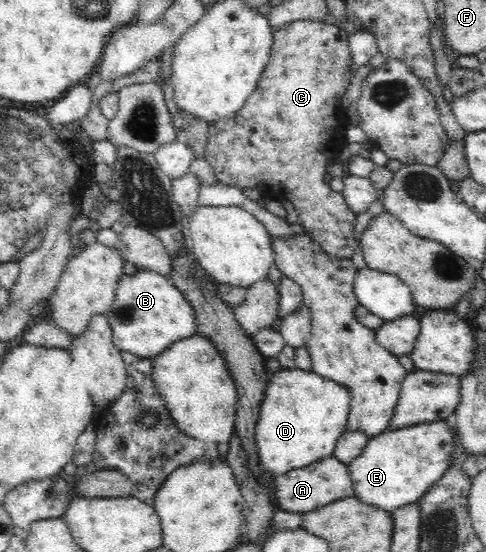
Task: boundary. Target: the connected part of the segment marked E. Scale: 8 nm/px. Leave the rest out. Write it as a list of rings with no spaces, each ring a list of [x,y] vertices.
[[[448,420],[386,430],[366,441],[365,448],[347,464],[355,497],[388,513],[416,503],[452,464],[453,435]]]

